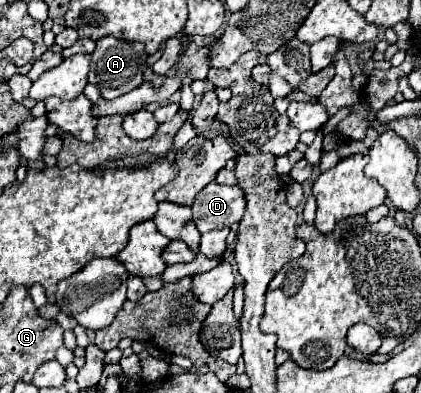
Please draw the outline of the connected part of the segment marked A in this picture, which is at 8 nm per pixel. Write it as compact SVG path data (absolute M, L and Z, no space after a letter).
M104 37L96 43L96 49L92 53L92 63L90 63L90 77L88 81L94 83L104 99L114 99L120 97L122 93L132 91L142 83L142 71L146 69L146 53L142 51L142 45L122 41L116 37Z

